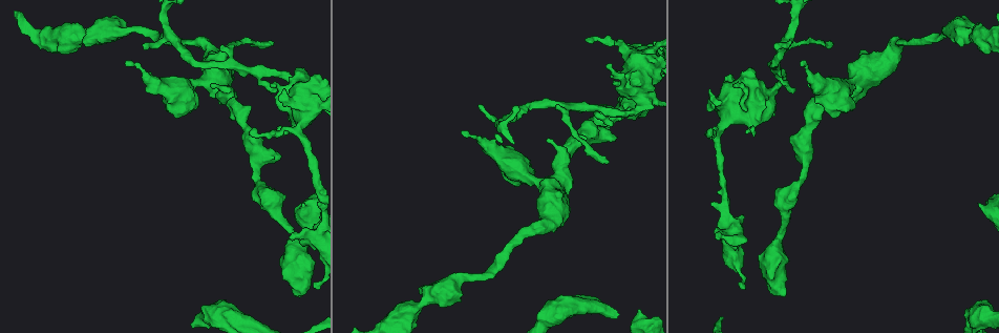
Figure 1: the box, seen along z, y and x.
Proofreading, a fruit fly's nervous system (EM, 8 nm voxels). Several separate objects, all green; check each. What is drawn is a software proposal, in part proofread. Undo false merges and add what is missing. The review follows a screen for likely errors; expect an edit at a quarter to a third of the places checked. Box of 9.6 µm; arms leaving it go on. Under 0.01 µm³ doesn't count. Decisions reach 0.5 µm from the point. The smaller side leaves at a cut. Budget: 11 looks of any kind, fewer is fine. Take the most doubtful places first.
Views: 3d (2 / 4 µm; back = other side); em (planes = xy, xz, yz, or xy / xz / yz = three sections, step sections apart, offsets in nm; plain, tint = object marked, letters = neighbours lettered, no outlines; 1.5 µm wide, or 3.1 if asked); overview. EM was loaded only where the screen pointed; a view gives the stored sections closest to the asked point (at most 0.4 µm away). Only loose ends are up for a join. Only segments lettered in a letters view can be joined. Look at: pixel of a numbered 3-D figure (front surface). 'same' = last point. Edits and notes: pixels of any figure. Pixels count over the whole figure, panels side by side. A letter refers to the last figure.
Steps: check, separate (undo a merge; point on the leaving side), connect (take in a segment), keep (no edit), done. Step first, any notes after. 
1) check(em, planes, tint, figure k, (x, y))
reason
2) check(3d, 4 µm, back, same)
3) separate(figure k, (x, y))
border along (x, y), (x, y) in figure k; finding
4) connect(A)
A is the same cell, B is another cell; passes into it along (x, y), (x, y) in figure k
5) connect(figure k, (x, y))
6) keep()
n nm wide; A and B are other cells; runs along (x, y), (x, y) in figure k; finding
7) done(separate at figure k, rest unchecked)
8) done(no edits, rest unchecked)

check(em, planes, tint, figure 1, (642, 107))
abrupt turn

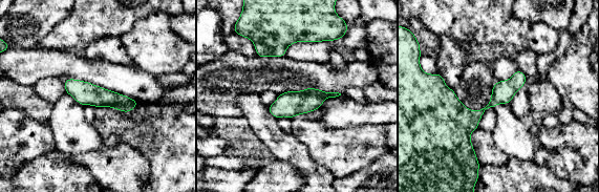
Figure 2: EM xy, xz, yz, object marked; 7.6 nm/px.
check(em, planes, letters, same)

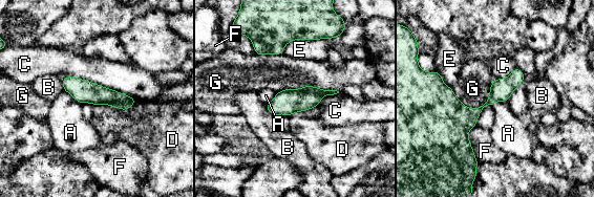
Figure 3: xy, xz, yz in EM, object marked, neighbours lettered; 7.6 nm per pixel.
keep()
A, B, C, D, E, F and G are other cells; runs along (521, 75), (475, 112), (438, 93) in figure 3; all the same cell

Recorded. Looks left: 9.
check(3d, 2 µm, figure 1, (291, 239))
an open end

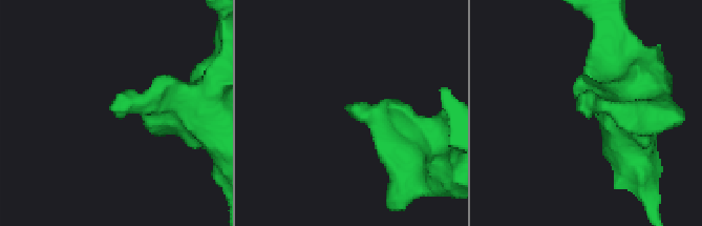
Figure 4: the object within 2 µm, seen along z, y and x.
check(em, planes, tint, figure 4, (582, 112))
now the EM

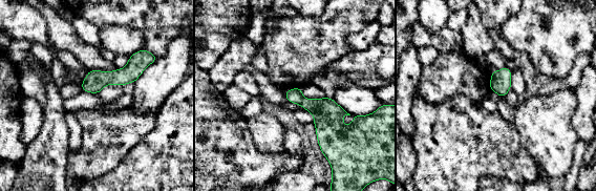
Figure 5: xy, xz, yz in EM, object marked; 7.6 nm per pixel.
check(em, planes, letters, same)

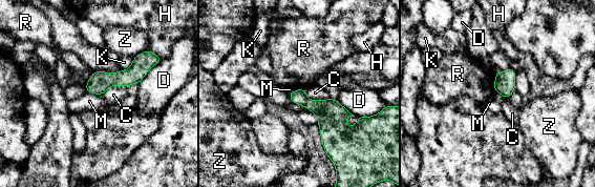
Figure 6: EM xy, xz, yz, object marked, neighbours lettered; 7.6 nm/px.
keep()
C, D, H, K, M, R and Z are other cells; border along (305, 88), (296, 88), (288, 94) in figure 6; none of them fits

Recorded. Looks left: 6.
check(3d, 2 µm, figure 1, (619, 39))
branch stops here

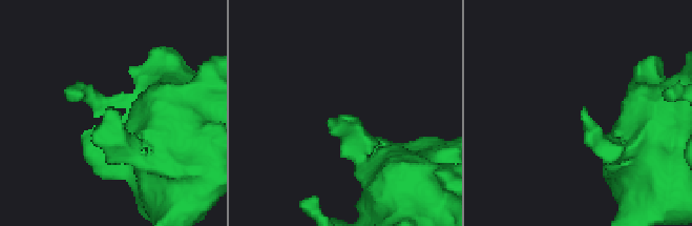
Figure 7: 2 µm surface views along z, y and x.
check(em, yz, step 8, letters, figure 7, (584, 107))

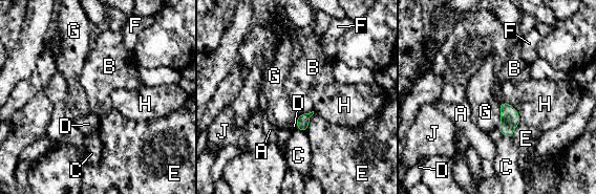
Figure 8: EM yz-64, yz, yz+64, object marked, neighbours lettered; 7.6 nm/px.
check(em, planes, letters, same)
another direction

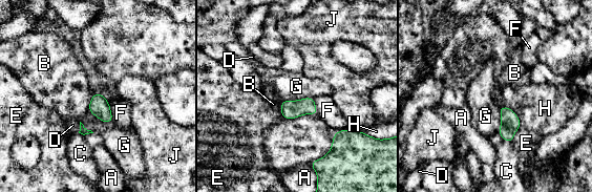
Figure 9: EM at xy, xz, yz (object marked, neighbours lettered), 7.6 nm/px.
keep()
H touches over 260 nm; A, B, C, D, E, F, G, H and J are other cells; no lettered segment goes on from it

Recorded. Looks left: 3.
check(em, planes, letters, figure 1, (617, 137))
an open end

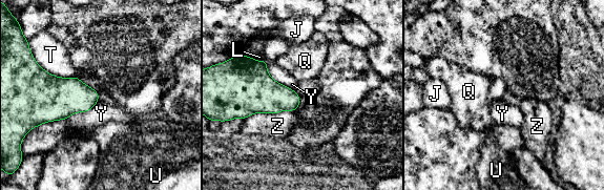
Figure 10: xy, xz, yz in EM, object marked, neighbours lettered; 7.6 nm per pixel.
keep()
J, L, Q, T, U, Y and Z are other cells; none of them fits

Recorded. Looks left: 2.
done(no edits, rest unchecked)

